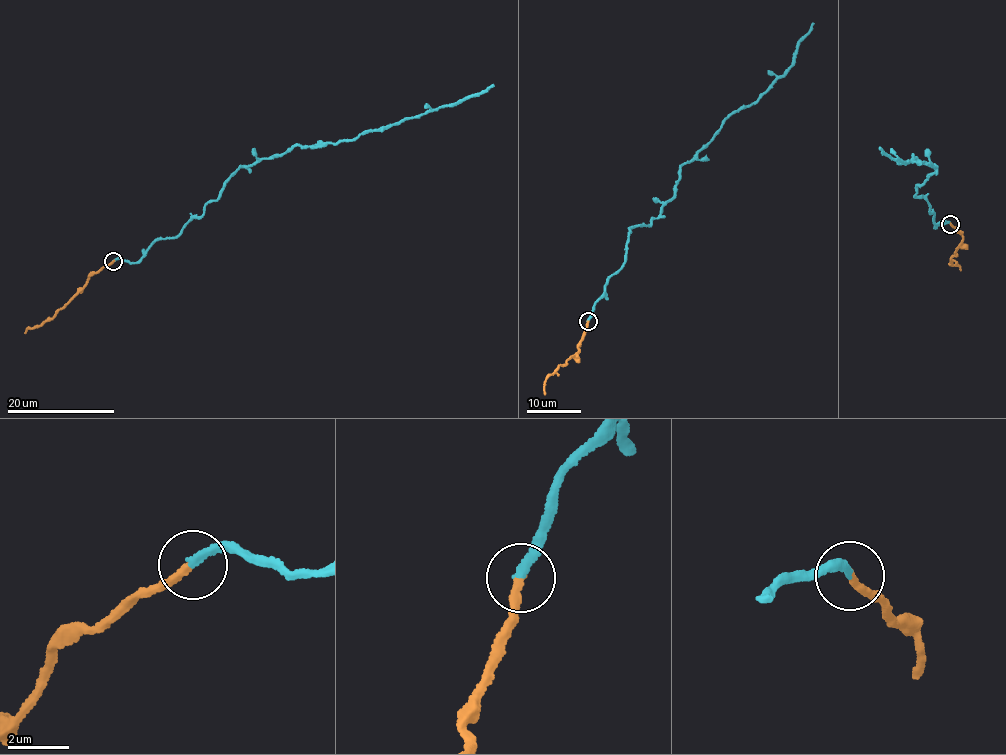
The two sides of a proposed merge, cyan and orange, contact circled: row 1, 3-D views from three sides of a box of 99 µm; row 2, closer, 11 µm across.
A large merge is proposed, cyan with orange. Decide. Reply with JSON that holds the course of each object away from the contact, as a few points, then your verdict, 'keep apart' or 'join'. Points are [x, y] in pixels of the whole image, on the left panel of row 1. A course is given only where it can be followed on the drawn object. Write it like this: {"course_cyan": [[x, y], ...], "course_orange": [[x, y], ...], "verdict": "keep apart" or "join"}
{"course_cyan": [[113, 261], [133, 263], [150, 244], [179, 233], [240, 168], [295, 145], [351, 141], [494, 85]], "course_orange": [[113, 261], [87, 277], [87, 282], [53, 317], [24, 333]], "verdict": "join"}

